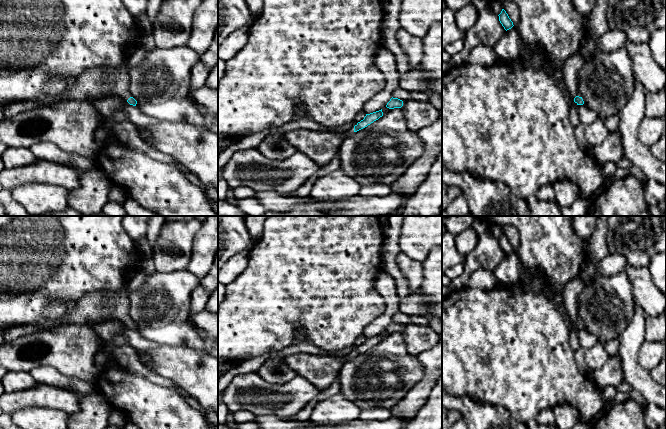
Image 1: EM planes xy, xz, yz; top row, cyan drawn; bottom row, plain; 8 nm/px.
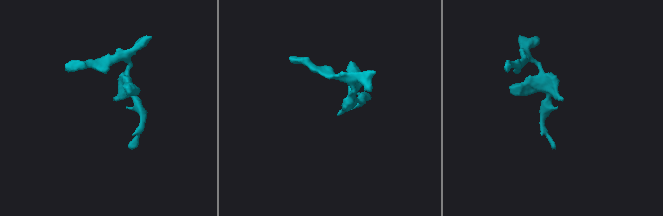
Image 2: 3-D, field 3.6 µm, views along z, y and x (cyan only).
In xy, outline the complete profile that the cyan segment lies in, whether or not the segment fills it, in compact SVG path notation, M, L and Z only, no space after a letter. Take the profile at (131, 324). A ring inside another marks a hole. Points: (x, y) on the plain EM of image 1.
M125 287L115 291L93 291L85 294L69 306L69 320L55 327L47 328L23 336L12 343L3 342L0 346L0 365L6 371L30 372L38 366L51 366L60 373L95 384L100 371L93 362L94 355L102 348L104 340L92 328L93 323L105 321L122 321L130 329L137 325L129 316L129 294Z

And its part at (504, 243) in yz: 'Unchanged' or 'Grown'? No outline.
Unchanged

